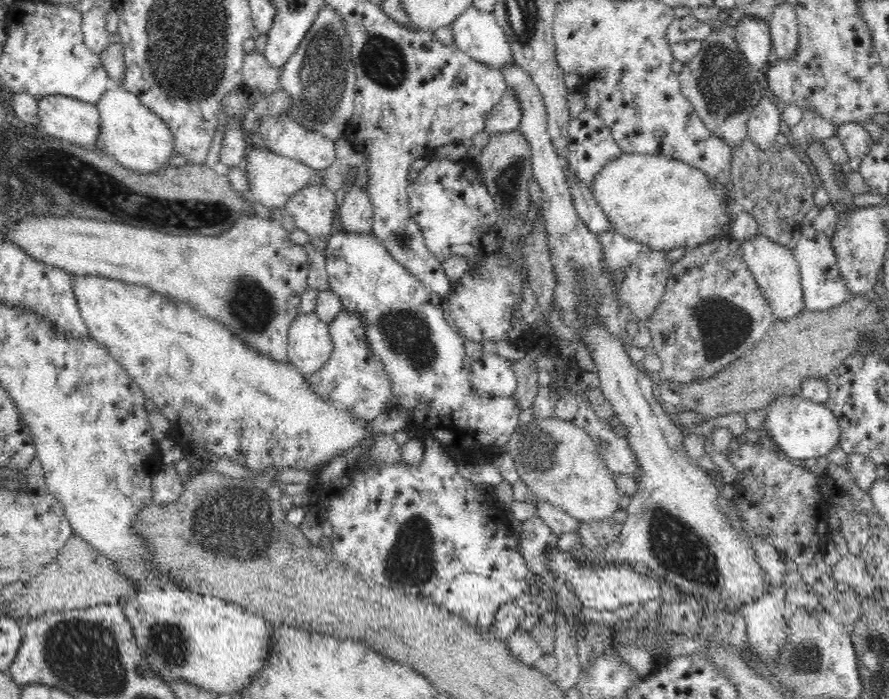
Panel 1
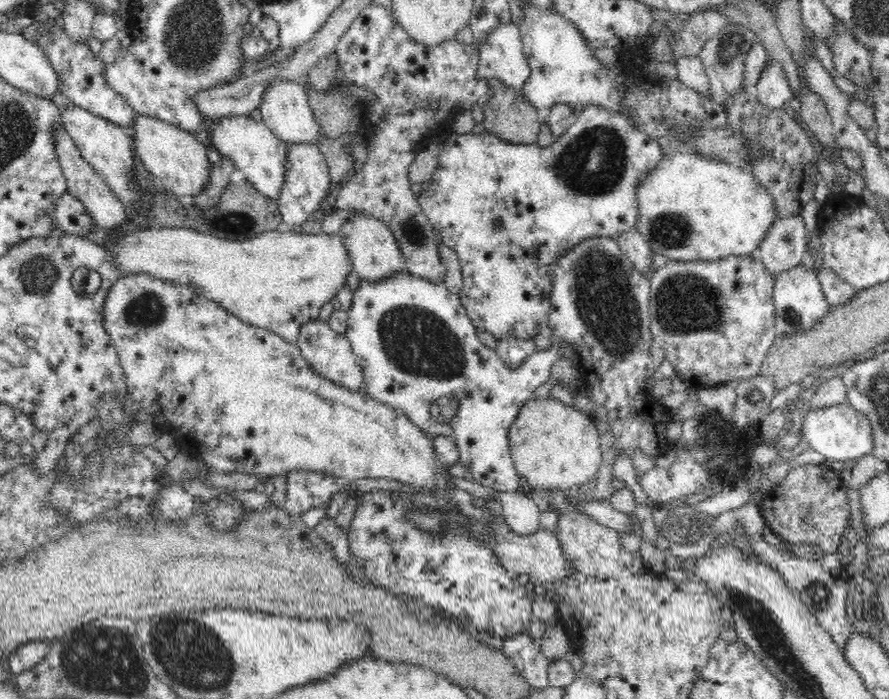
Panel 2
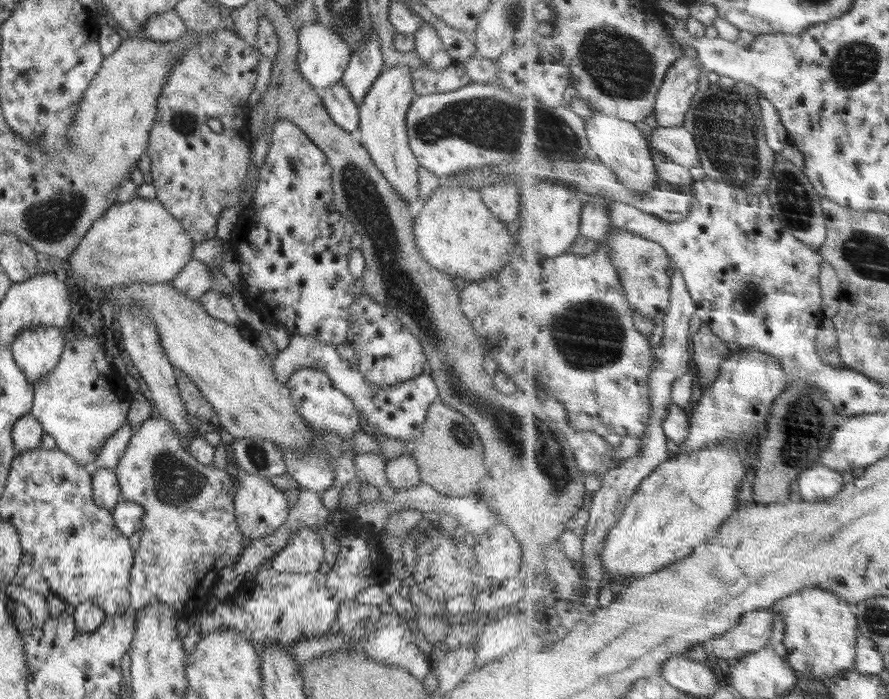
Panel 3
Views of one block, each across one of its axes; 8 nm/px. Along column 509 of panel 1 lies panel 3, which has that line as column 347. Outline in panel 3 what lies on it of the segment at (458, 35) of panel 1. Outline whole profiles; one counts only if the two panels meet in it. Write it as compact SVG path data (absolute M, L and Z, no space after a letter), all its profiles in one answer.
M319 22L301 26L298 29L297 36L298 47L300 48L300 52L298 52L298 71L304 75L304 79L316 90L339 82L352 56L352 51L350 51L350 47L348 47L344 38L331 28L325 28Z

